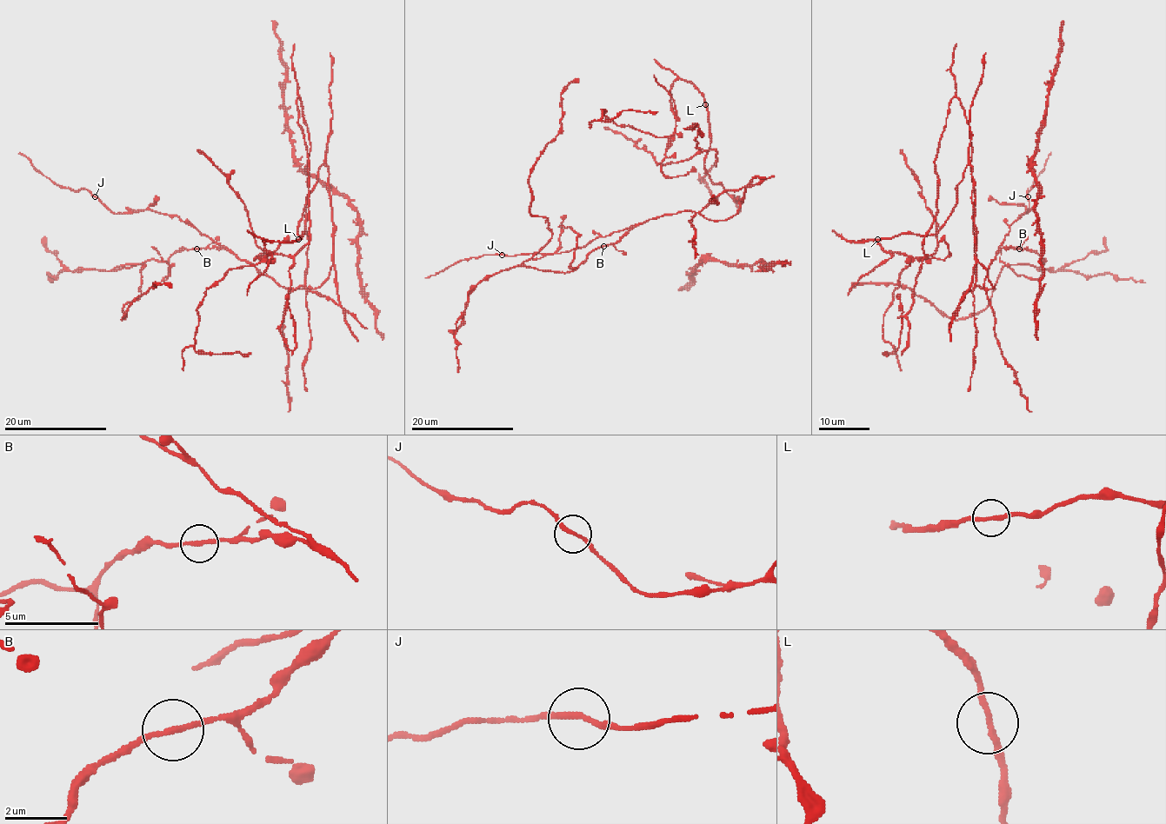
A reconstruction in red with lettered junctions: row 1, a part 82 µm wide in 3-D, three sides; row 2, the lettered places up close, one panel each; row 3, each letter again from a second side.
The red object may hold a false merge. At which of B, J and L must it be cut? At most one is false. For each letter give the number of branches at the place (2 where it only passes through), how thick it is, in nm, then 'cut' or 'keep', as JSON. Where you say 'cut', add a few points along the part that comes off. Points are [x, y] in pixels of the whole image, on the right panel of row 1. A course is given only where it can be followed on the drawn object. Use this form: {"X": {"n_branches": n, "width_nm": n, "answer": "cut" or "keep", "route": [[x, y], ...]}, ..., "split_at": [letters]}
{"B": {"n_branches": 2, "width_nm": 180, "answer": "keep"}, "J": {"n_branches": 2, "width_nm": 180, "answer": "keep"}, "L": {"n_branches": 2, "width_nm": 180, "answer": "keep"}, "split_at": []}

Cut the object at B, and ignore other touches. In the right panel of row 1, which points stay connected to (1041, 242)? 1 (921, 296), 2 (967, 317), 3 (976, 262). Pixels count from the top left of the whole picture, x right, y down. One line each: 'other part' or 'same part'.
1: other part
2: other part
3: same part

